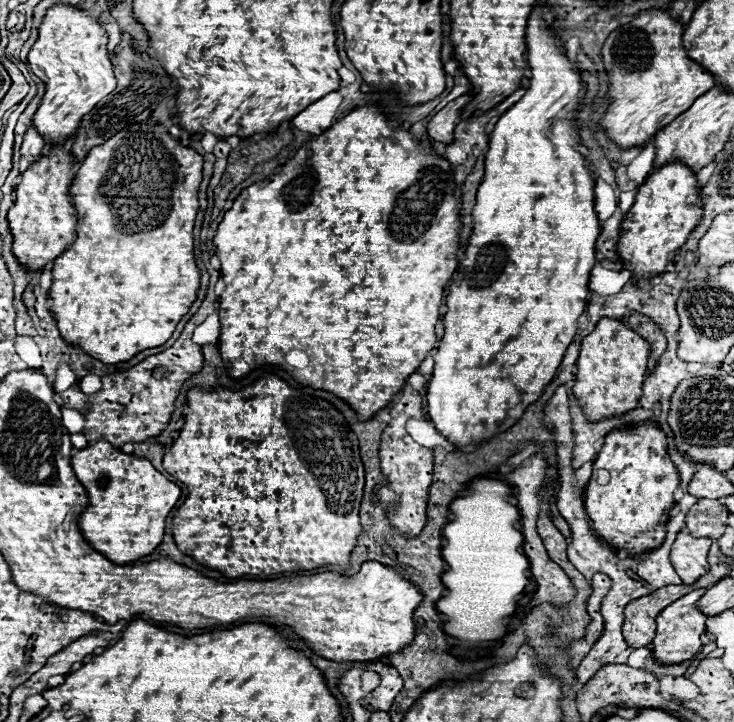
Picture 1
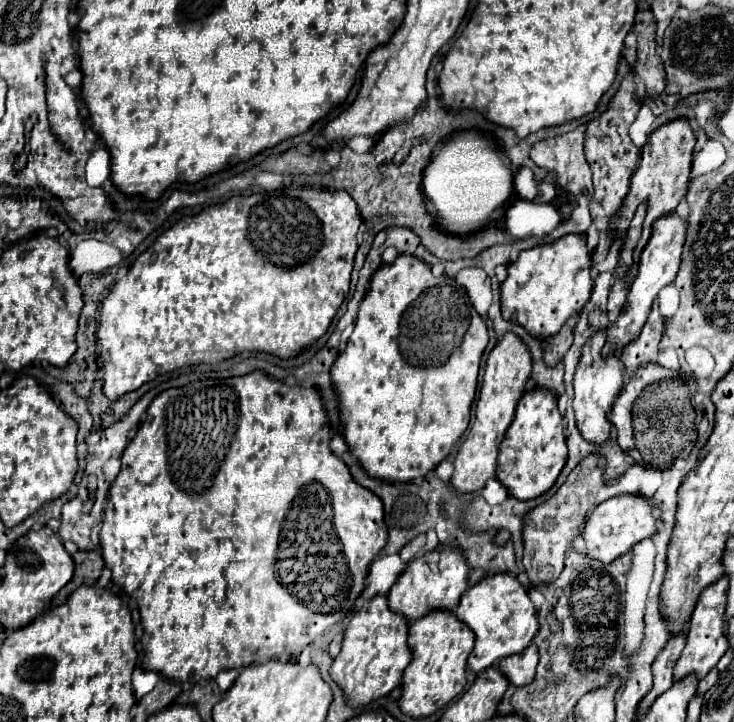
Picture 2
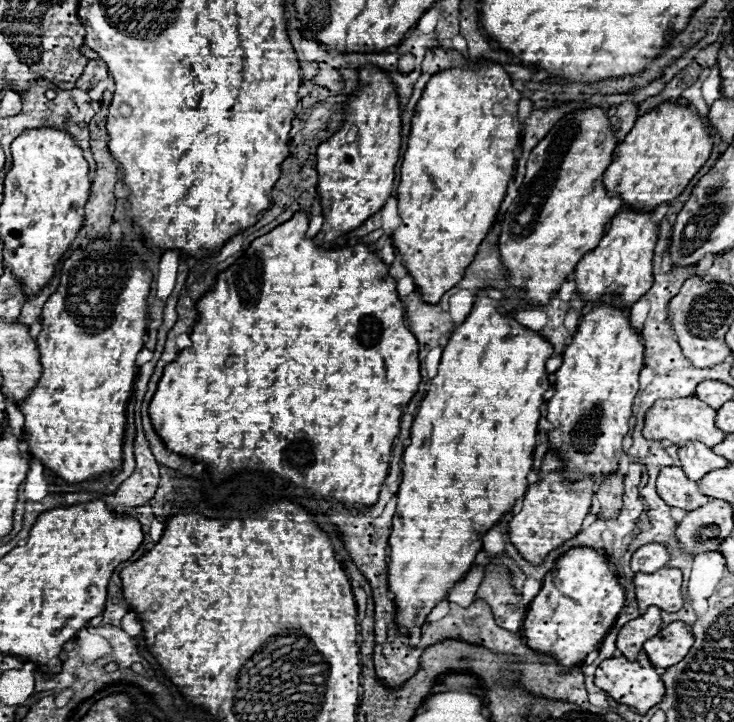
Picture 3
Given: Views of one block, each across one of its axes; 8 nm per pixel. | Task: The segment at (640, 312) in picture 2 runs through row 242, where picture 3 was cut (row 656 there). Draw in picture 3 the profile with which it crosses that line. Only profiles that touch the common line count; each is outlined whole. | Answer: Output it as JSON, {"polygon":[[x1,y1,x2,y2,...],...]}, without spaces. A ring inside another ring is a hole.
{"polygon":[[672,622,672,626,662,628,654,638,644,642,644,652,648,654,648,660,652,660,654,668,668,668,688,654,692,642,694,638,686,624]]}

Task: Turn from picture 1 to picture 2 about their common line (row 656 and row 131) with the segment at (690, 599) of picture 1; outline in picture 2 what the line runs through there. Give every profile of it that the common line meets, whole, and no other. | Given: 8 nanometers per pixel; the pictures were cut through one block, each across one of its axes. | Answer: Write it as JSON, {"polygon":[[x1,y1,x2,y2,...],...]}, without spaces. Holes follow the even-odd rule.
{"polygon":[[678,118,670,124,664,124,660,126,658,130,654,130,644,148,642,148,642,156,640,156,640,162,638,162,638,168,634,170,634,176,630,180,630,192,624,200,624,206,620,208,620,212,616,212,616,218,612,218,612,226,608,226,608,232,612,236,612,240,620,240,620,248,626,240,626,232,628,232,628,226,630,226,630,220,636,212,636,208,640,204,646,204,646,218,642,222,642,236,634,248,634,266,630,266,628,274,626,274,626,284,632,284,632,280,636,278,636,272,638,272,638,260,640,260,640,254,644,250,644,246,648,244,650,240,650,234,652,234,652,226,658,218,666,216,666,214,672,214,676,210,676,206,680,204,680,200,686,196,686,190,688,190,688,182,690,182,690,168,692,168,692,150,694,150,694,144,696,144,696,136,688,124,688,120,684,118]]}

